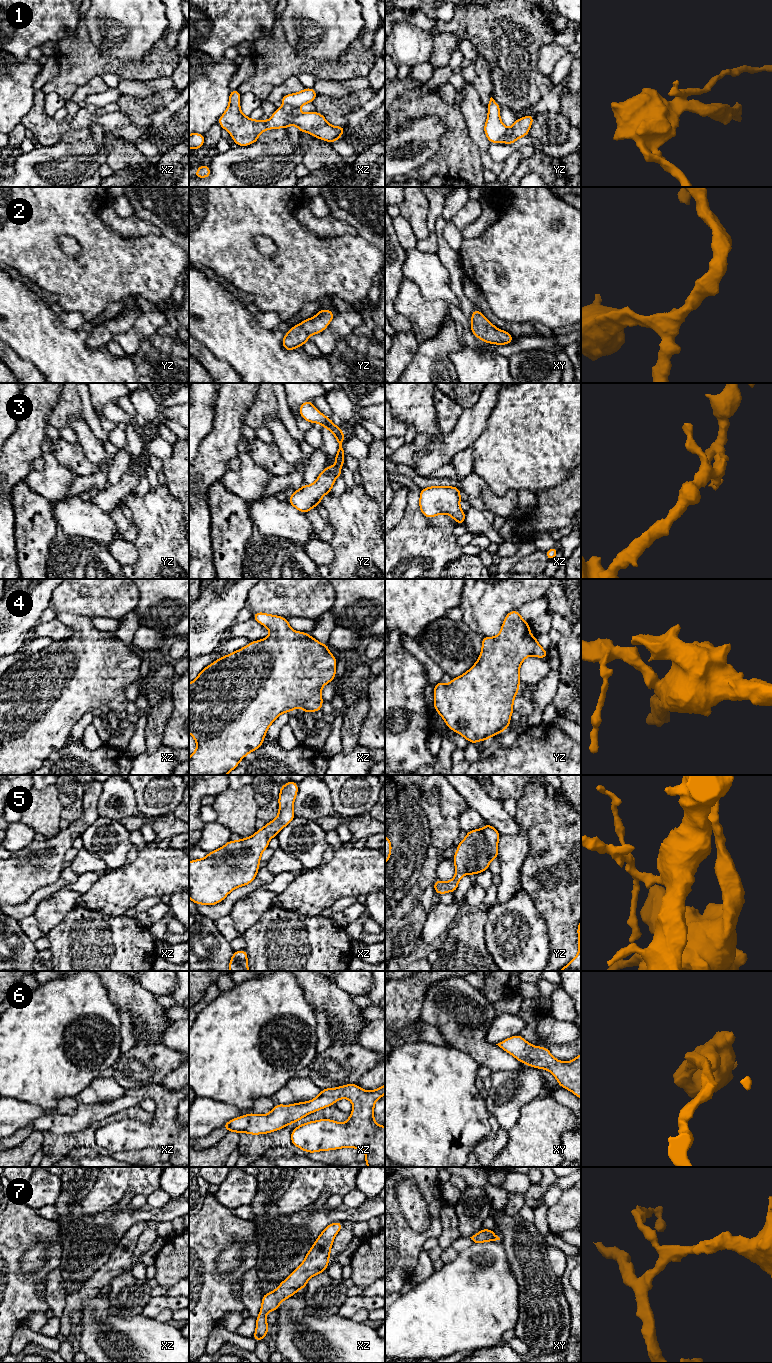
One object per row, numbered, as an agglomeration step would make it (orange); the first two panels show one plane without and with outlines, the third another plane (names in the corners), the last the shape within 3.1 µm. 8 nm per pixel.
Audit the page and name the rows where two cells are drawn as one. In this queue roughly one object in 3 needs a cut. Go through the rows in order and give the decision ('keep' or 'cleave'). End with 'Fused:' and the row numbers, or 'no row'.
1: cleave
2: keep
3: keep
4: keep
5: keep
6: keep
7: keep
Fused: 1

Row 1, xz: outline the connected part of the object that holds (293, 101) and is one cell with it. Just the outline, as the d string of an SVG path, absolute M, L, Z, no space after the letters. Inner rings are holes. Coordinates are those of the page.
M305 88L298 93L283 96L281 102L284 108L297 111L302 105L312 103L317 96L318 94L313 88Z

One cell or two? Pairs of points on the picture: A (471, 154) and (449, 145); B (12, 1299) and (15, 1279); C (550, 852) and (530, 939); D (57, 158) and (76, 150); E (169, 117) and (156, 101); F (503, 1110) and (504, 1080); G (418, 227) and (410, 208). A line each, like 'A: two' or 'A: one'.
A: one
B: one
C: two
D: one
E: two
F: one
G: one

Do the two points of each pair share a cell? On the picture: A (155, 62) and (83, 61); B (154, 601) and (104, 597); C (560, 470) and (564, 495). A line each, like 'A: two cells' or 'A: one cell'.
A: one cell
B: two cells
C: two cells

